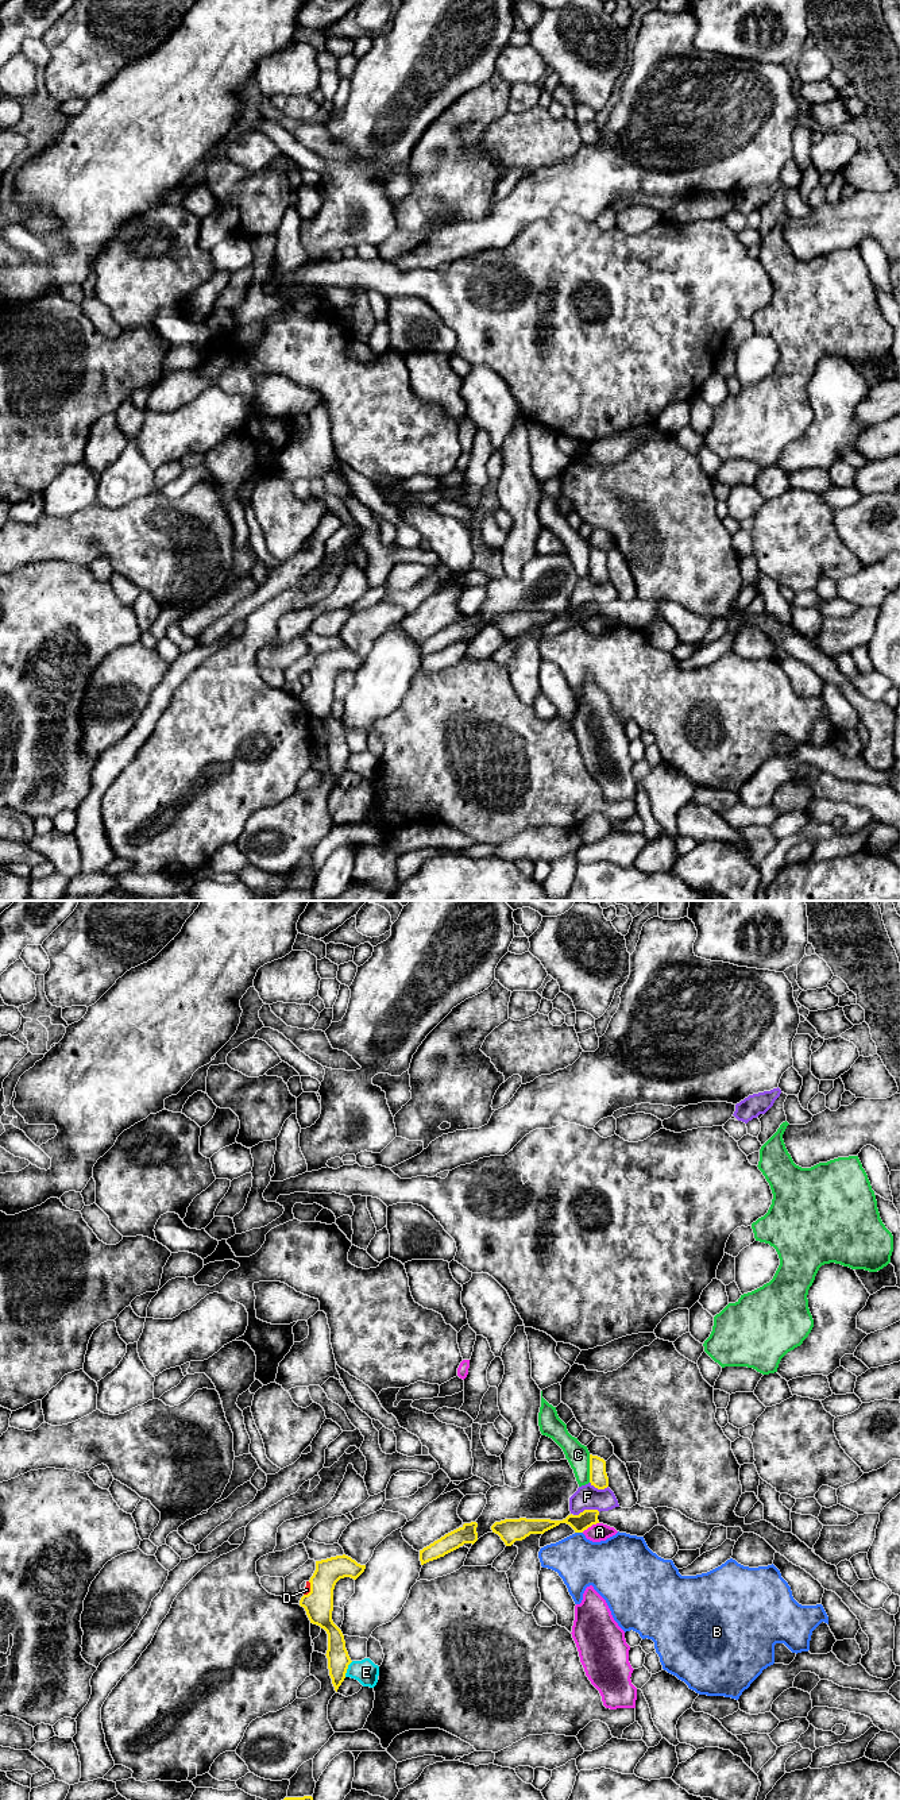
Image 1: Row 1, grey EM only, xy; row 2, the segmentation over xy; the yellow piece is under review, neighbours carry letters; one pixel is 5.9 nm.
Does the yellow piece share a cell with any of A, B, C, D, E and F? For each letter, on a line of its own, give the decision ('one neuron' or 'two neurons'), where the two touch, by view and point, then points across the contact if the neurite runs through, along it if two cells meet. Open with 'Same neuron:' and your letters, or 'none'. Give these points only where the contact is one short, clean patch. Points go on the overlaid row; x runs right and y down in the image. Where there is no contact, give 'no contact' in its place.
Same neuron: none
A: two neurons; contact xy (590, 1526)
B: two neurons; contact xy (579, 1531)
C: two neurons; contact xy (590, 1468)
D: two neurons; contact xy (311, 1590); border xy (309, 1581), (309, 1591), (304, 1595)
E: two neurons; contact xy (347, 1668); border xy (352, 1661), (344, 1676)
F: two neurons; contact xy (586, 1510)

